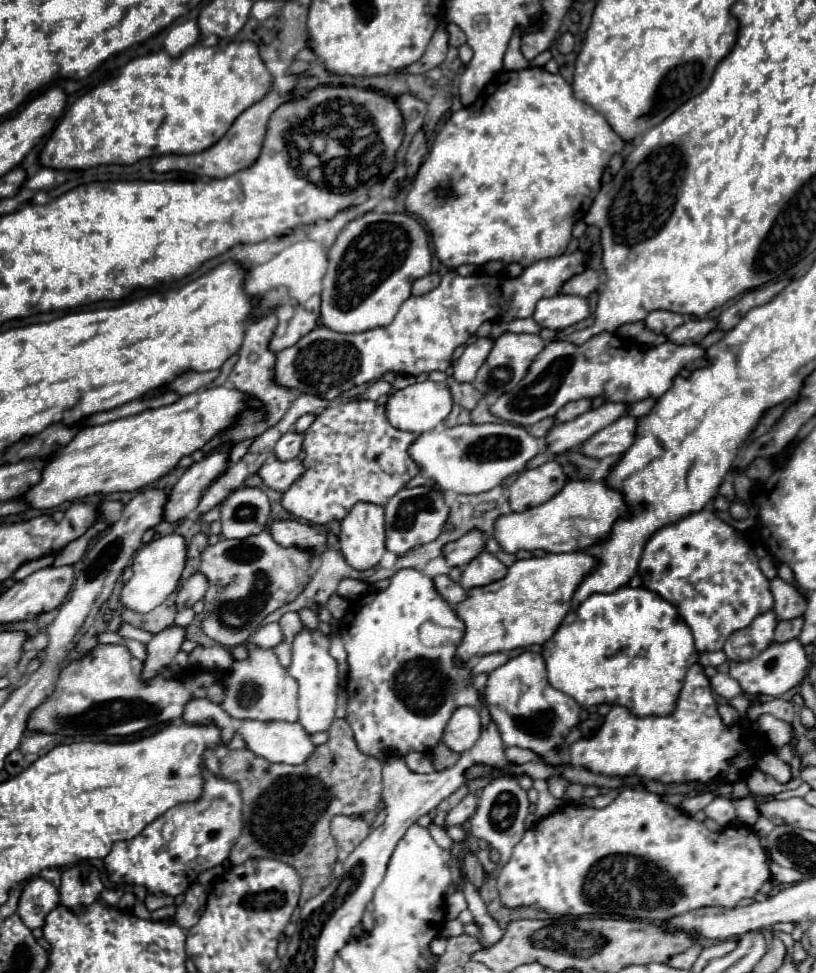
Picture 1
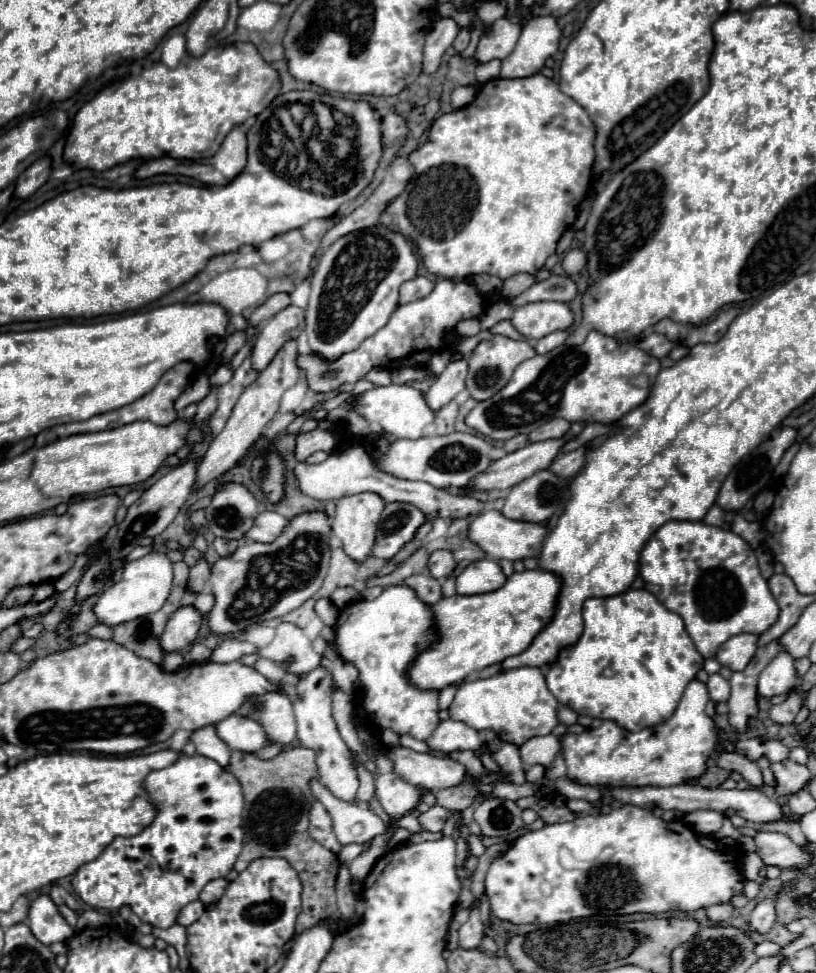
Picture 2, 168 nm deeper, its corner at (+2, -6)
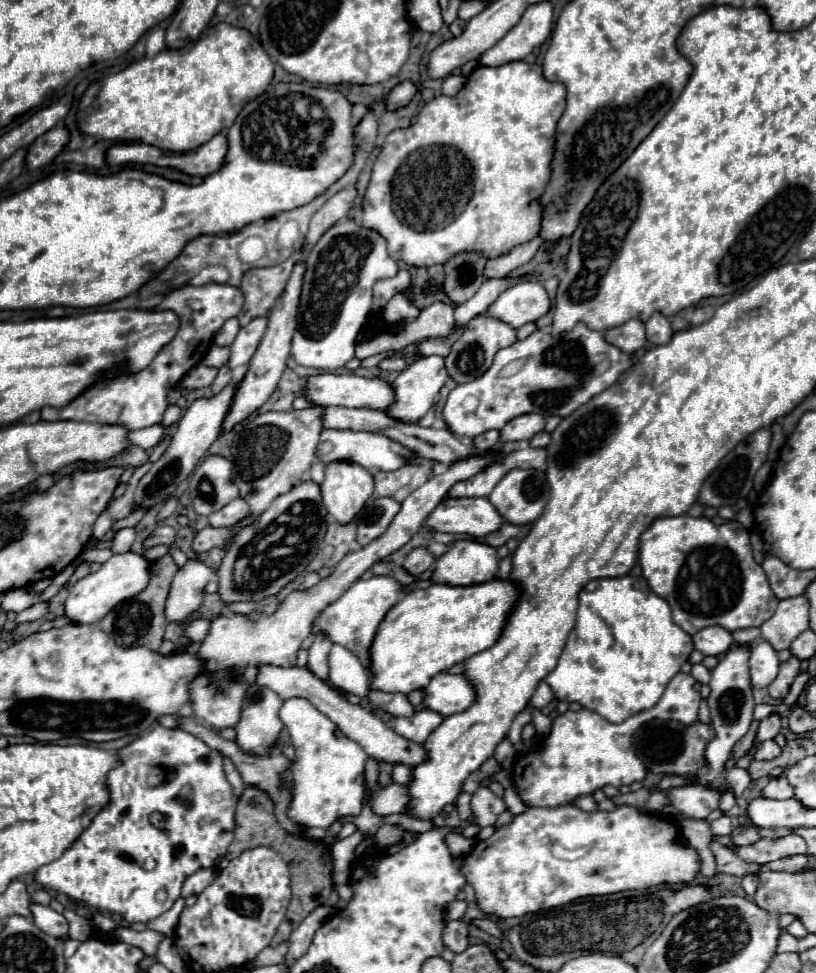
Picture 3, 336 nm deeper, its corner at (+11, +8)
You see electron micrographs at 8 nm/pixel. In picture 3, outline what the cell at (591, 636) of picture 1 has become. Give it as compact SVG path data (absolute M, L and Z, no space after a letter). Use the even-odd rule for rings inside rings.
M619 576L619 578L599 578L591 580L579 594L577 624L569 634L569 640L559 656L553 672L547 674L545 682L551 686L555 696L565 702L579 702L609 722L623 722L625 718L649 710L657 704L669 680L681 670L693 652L693 640L685 634L673 620L669 604L657 598L643 576Z

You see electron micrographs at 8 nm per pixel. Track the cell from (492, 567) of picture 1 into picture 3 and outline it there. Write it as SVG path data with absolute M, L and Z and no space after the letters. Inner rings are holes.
M457 540L449 552L437 558L433 580L449 586L469 586L489 582L497 572L499 560L495 548L475 540Z

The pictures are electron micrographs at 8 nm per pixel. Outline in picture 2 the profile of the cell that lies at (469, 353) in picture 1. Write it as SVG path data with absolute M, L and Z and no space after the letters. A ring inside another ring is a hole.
M458 360L458 362L450 362L444 372L440 376L436 376L434 384L424 392L426 404L438 412L442 406L446 406L450 400L454 400L454 396L458 392L464 390L464 380L468 374L468 366L466 360Z

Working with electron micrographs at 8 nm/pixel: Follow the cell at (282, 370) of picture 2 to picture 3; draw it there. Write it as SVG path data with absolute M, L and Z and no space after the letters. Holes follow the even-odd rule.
M295 266L293 274L291 274L291 278L287 282L285 294L277 300L277 304L269 312L267 332L265 332L261 344L257 346L255 356L249 362L249 368L247 368L245 378L237 384L237 390L235 390L231 408L229 408L229 412L227 412L225 420L223 420L223 432L233 430L239 422L243 422L245 418L249 418L275 392L275 388L279 384L279 378L281 378L281 374L283 374L283 370L287 366L287 358L289 358L289 350L291 350L291 338L293 338L293 332L297 328L297 308L299 308L299 294L301 294L303 272L305 272L305 266Z

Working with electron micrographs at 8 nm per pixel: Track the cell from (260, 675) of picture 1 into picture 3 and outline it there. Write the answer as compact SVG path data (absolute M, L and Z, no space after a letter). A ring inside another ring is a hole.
M249 686L243 704L243 714L237 730L237 742L241 750L253 754L267 754L277 740L283 722L279 720L279 710L283 700L269 688Z

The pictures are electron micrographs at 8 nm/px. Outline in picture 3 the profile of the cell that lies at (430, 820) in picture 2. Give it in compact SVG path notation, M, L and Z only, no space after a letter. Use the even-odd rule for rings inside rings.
M389 784L375 792L371 806L373 806L373 812L379 816L407 814L411 810L411 794L405 786Z

